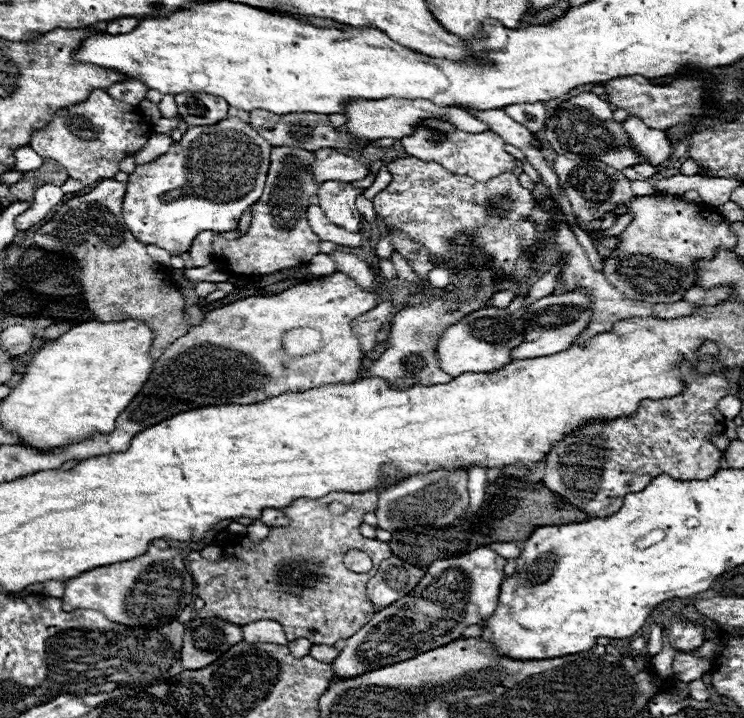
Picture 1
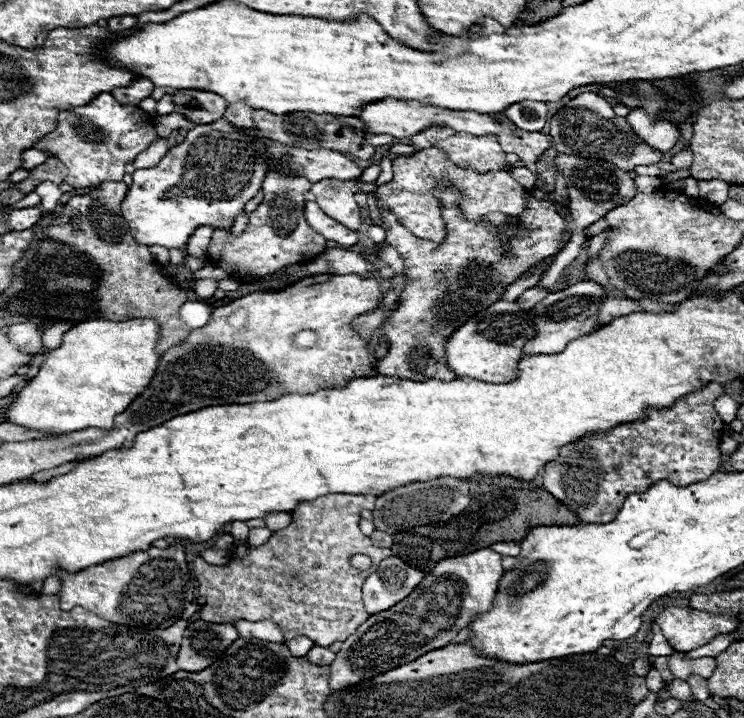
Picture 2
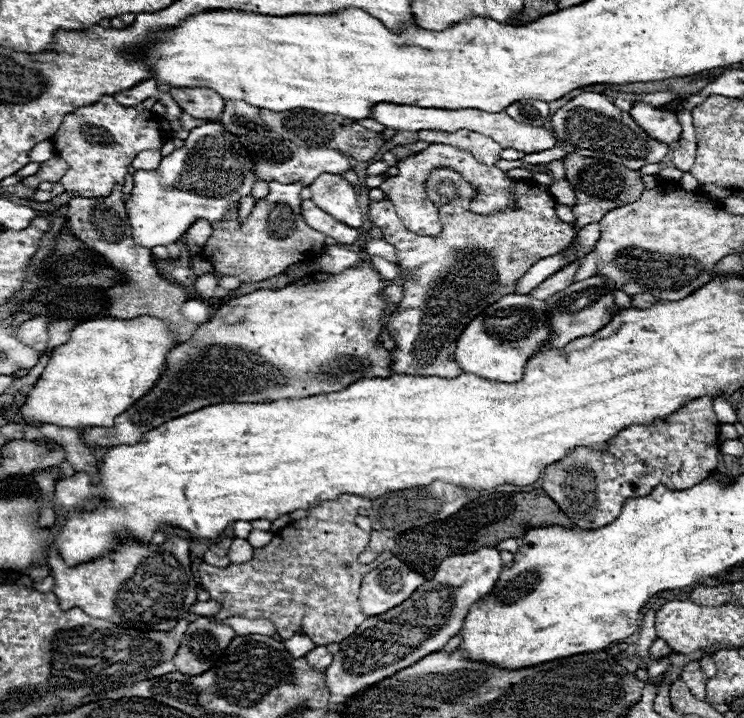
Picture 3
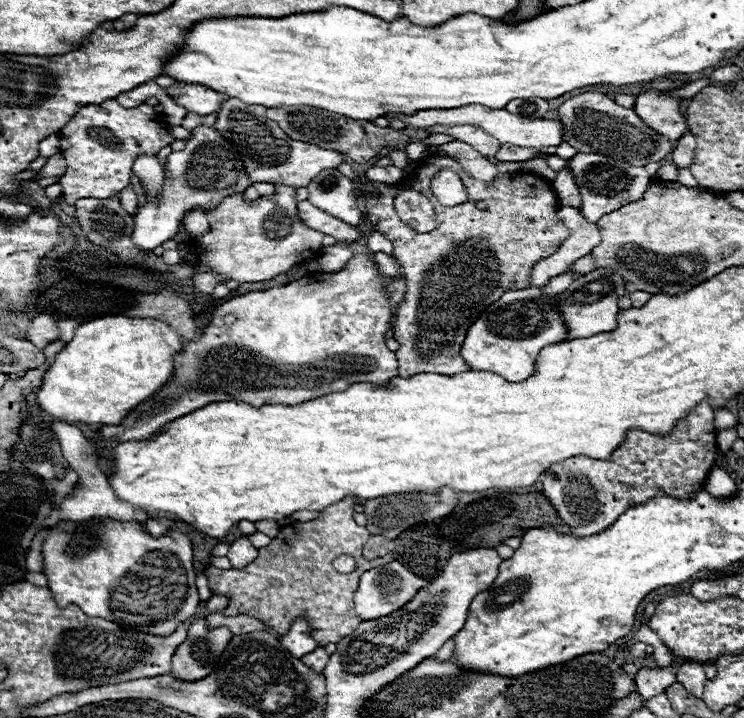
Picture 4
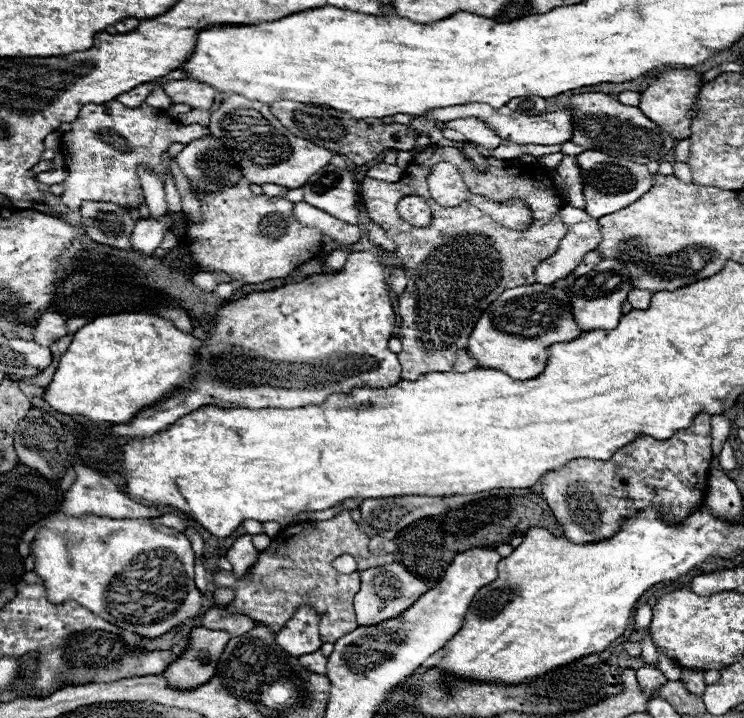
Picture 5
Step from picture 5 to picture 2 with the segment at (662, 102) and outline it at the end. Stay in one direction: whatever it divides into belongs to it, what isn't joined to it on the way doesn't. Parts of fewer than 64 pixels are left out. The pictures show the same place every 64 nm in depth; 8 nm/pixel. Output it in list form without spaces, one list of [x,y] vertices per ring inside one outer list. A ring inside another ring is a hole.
[[[632,108],[626,118],[634,128],[634,132],[640,138],[644,138],[646,144],[652,144],[652,148],[660,152],[672,150],[680,138],[680,130],[672,120],[666,120],[666,118],[654,120],[650,118],[648,112],[644,112],[644,108]]]

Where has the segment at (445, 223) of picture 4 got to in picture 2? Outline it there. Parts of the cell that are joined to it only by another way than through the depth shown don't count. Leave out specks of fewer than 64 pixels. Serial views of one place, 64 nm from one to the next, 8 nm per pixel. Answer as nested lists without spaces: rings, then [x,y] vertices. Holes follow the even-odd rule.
[[[440,184],[438,190],[434,192],[434,196],[442,204],[442,218],[448,228],[446,238],[440,244],[416,238],[412,232],[408,232],[398,222],[396,216],[392,216],[390,210],[380,210],[382,228],[386,230],[386,244],[392,244],[400,252],[404,266],[406,266],[406,288],[400,294],[398,308],[392,312],[392,316],[384,324],[386,336],[390,340],[388,354],[378,364],[378,372],[384,376],[400,376],[400,378],[408,378],[408,380],[428,380],[428,378],[454,380],[456,374],[448,368],[446,348],[444,348],[444,342],[452,336],[452,332],[456,332],[468,318],[472,318],[480,310],[494,304],[506,292],[506,288],[516,278],[520,278],[526,270],[530,270],[534,264],[538,264],[540,260],[544,260],[548,256],[558,254],[570,238],[566,222],[556,212],[556,204],[552,200],[534,198],[528,190],[526,190],[526,210],[520,216],[516,216],[514,230],[498,230],[496,226],[464,218],[462,210],[460,210],[462,194],[456,188],[452,188],[452,184]],[[504,244],[506,244],[506,248],[504,248]],[[438,272],[444,276],[442,280],[436,278]]]

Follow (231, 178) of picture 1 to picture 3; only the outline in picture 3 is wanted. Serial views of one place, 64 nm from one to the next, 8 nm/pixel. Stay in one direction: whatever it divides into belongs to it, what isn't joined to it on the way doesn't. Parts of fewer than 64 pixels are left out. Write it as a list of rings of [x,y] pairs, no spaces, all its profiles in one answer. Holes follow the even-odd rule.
[[[218,122],[196,126],[182,148],[162,158],[158,172],[138,170],[134,174],[132,198],[126,202],[134,242],[144,248],[178,242],[198,218],[222,220],[230,204],[250,194],[254,182],[252,160],[248,160],[248,152],[234,136],[228,136]]]

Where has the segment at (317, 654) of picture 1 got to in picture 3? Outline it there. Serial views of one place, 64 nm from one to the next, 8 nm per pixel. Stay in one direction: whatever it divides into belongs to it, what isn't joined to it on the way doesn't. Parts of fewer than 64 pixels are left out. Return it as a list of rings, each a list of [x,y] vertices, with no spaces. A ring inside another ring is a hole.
[[[324,646],[314,648],[314,650],[308,652],[304,658],[308,660],[308,664],[310,664],[314,670],[320,670],[320,672],[324,672],[324,668],[332,662],[332,654],[330,654]]]

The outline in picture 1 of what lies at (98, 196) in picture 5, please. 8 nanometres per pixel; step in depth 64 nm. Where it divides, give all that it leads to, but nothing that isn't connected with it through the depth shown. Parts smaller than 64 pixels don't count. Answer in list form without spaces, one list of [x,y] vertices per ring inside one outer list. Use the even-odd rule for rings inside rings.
[[[94,90],[88,102],[60,108],[48,126],[48,130],[34,132],[30,148],[42,158],[58,160],[68,170],[68,176],[82,186],[114,178],[120,172],[120,162],[142,150],[150,138],[150,122],[142,110],[112,100],[106,90]]]

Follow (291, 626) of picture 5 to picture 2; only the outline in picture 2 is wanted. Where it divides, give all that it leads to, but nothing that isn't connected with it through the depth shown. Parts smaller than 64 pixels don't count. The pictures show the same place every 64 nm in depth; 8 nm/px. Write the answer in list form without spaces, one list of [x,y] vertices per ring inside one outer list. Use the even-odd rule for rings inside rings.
[[[296,636],[292,640],[286,640],[284,644],[290,648],[292,656],[296,656],[296,658],[306,656],[306,652],[310,652],[310,648],[314,648],[314,642],[310,638],[306,638],[306,636]]]

